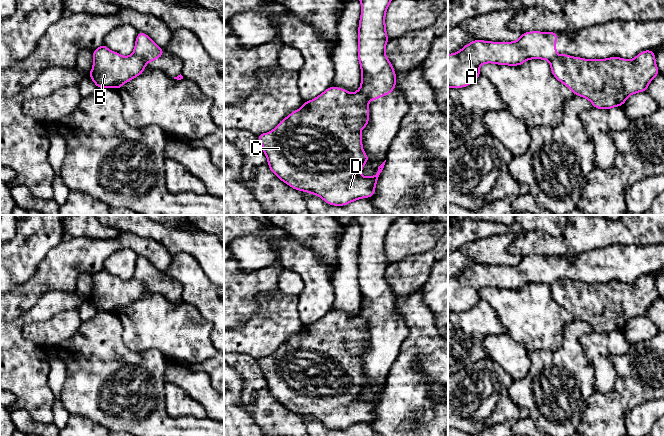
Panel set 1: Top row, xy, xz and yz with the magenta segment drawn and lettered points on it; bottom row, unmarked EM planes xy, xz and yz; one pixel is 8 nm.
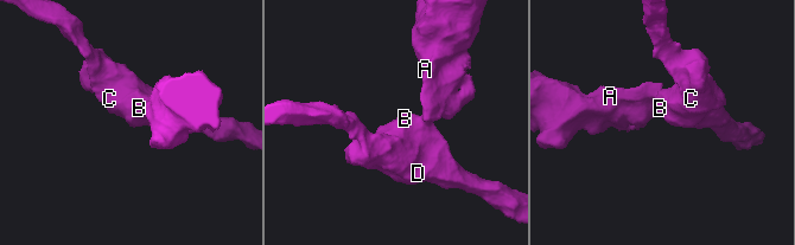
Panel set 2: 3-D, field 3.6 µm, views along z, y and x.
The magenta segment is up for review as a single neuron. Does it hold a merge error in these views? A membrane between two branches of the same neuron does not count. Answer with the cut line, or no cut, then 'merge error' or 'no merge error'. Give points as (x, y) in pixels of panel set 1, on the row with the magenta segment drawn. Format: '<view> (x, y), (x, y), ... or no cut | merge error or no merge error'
xy (133, 52), (145, 63) | merge error

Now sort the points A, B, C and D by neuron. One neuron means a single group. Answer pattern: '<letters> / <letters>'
A / B C D

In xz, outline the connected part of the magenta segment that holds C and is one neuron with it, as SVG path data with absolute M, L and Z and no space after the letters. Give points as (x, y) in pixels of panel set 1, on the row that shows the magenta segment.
M329 87L315 99L306 101L303 106L285 117L271 132L259 134L263 152L268 159L270 170L293 189L315 194L329 205L343 206L360 198L372 197L375 185L386 160L378 167L373 177L361 177L363 166L369 160L362 147L361 129L368 120L368 100L359 91L349 93L337 87Z

